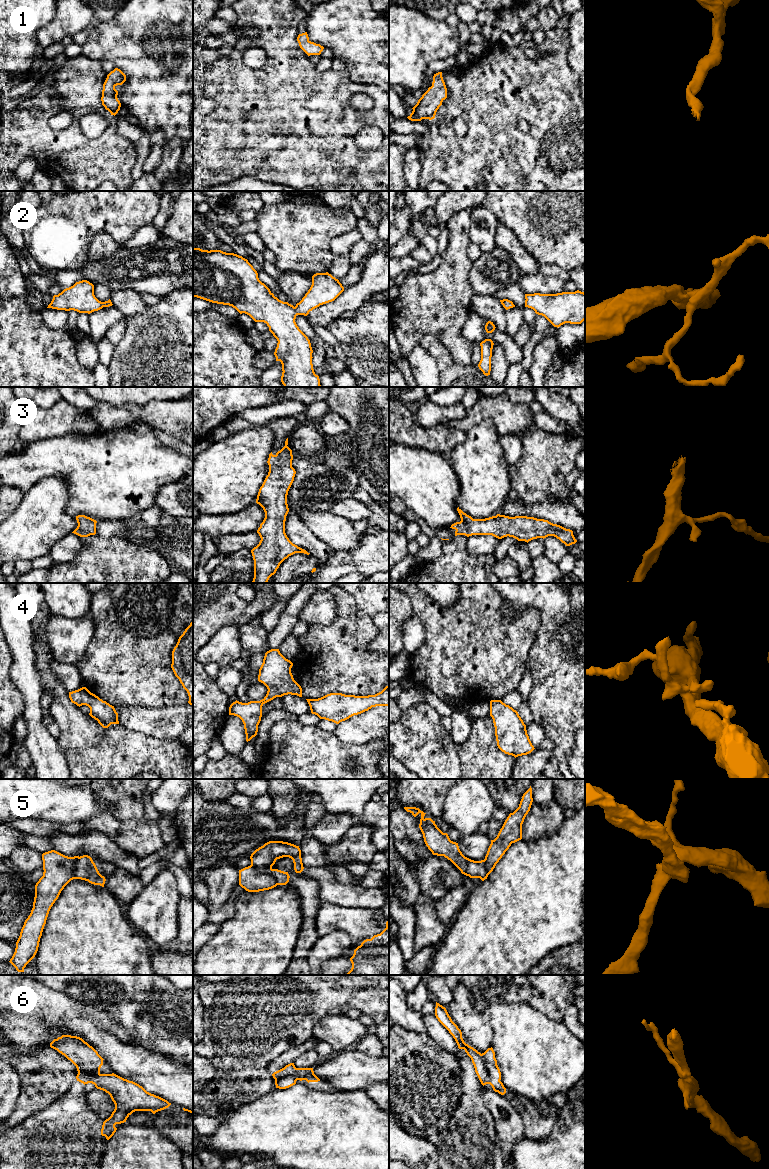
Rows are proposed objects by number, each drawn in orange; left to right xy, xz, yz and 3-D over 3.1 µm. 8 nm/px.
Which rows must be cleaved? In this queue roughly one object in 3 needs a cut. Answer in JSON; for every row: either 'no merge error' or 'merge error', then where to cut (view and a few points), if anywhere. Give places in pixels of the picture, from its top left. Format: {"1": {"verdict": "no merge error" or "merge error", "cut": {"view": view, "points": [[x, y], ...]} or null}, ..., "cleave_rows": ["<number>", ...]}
{"1": {"verdict": "no merge error", "cut": null}, "2": {"verdict": "no merge error", "cut": null}, "3": {"verdict": "no merge error", "cut": null}, "4": {"verdict": "no merge error", "cut": null}, "5": {"verdict": "merge error", "cut": {"view": "xz", "points": [[251, 864], [261, 871], [269, 873], [278, 884]]}}, "6": {"verdict": "no merge error", "cut": null}, "cleave_rows": ["5"]}

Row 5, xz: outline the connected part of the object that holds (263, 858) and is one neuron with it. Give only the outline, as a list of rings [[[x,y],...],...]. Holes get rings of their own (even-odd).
[[[269,841],[256,849],[251,854],[250,859],[252,866],[256,867],[261,872],[272,875],[278,885],[286,885],[290,878],[288,872],[272,868],[276,860],[283,857],[289,857],[293,860],[296,873],[303,871],[304,867],[299,846],[288,842]]]

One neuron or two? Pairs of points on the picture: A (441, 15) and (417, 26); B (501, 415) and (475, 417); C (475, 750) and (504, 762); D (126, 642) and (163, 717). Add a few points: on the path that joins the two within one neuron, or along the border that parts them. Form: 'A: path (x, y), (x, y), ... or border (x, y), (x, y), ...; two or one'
A: border (418, 10), (435, 19), (444, 21); two
B: path (495, 413), (481, 413); one
C: path (482, 757), (487, 762), (497, 762); one
D: border (135, 705), (148, 707), (181, 706); two

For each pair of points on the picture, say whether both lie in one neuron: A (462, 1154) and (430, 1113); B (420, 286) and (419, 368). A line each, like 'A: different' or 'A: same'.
A: different
B: different

